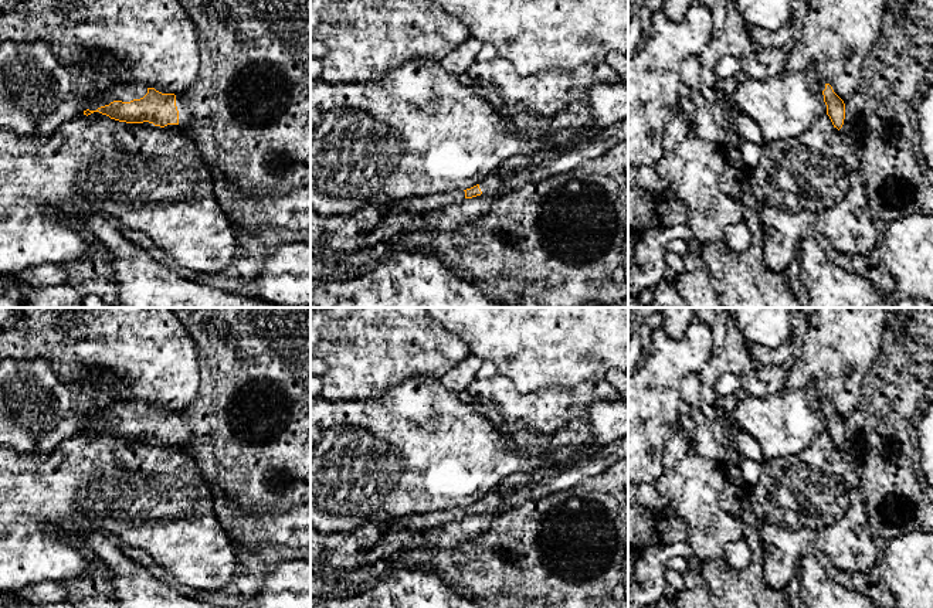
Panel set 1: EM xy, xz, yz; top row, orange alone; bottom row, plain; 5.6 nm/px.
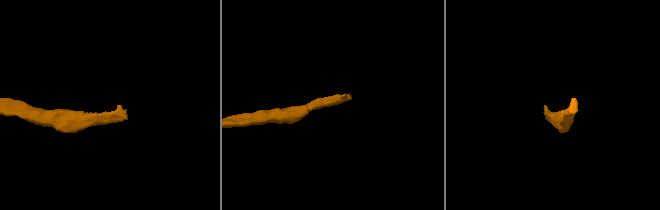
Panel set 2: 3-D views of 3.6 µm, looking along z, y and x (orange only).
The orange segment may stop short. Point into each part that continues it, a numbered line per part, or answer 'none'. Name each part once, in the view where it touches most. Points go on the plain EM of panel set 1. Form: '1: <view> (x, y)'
1: xy (125, 410)
2: xy (182, 420)

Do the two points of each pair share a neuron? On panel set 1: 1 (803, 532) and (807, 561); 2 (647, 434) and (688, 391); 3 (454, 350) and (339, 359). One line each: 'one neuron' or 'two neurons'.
1: two neurons
2: two neurons
3: one neuron

